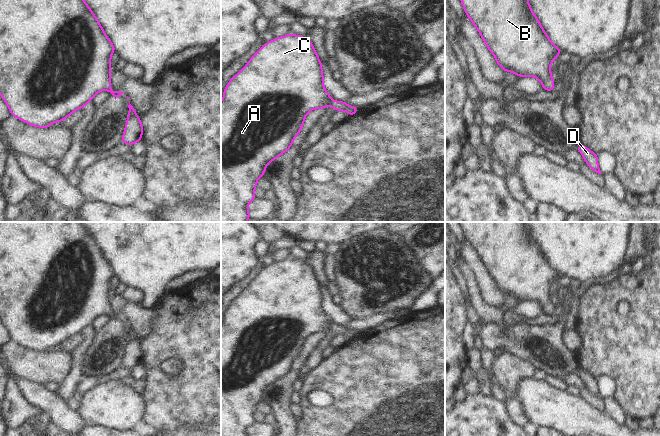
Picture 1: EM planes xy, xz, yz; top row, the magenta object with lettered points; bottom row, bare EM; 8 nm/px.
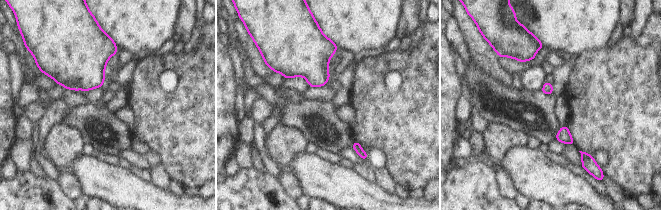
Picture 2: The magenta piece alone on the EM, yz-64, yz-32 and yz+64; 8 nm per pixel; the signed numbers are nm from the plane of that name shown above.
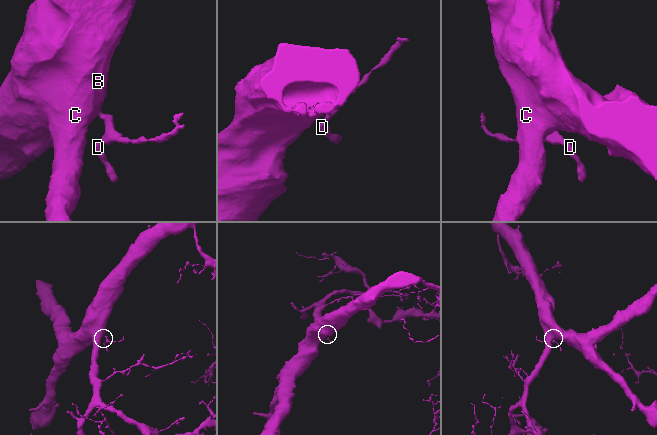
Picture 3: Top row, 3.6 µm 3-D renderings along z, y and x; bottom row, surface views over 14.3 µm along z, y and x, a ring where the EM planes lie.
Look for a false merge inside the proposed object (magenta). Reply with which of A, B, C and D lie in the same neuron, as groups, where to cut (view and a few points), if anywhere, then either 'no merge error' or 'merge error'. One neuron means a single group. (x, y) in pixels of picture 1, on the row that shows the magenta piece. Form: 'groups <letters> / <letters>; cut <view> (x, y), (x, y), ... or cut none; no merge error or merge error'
groups A B C D; cut none; no merge error

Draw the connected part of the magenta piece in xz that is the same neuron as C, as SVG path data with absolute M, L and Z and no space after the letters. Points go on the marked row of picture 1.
M292 33L266 42L257 53L251 57L249 62L231 78L223 93L223 99L221 100L221 222L247 222L251 217L248 205L256 199L254 190L257 187L257 180L264 176L265 169L270 162L291 148L295 137L300 133L304 125L306 115L311 110L323 109L328 105L336 111L347 112L350 116L353 116L358 111L358 107L350 106L346 101L335 101L331 98L324 87L322 63L314 49L313 43L304 36L294 35Z

